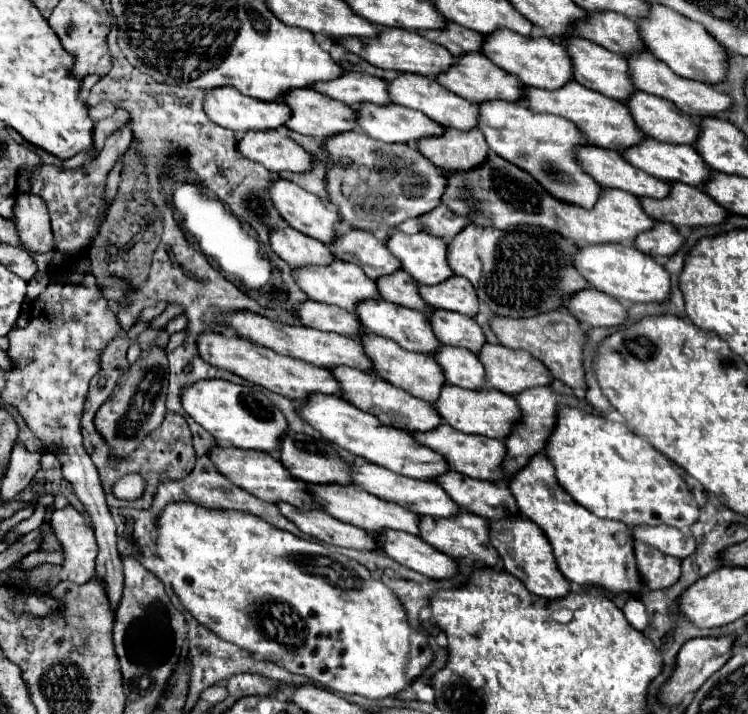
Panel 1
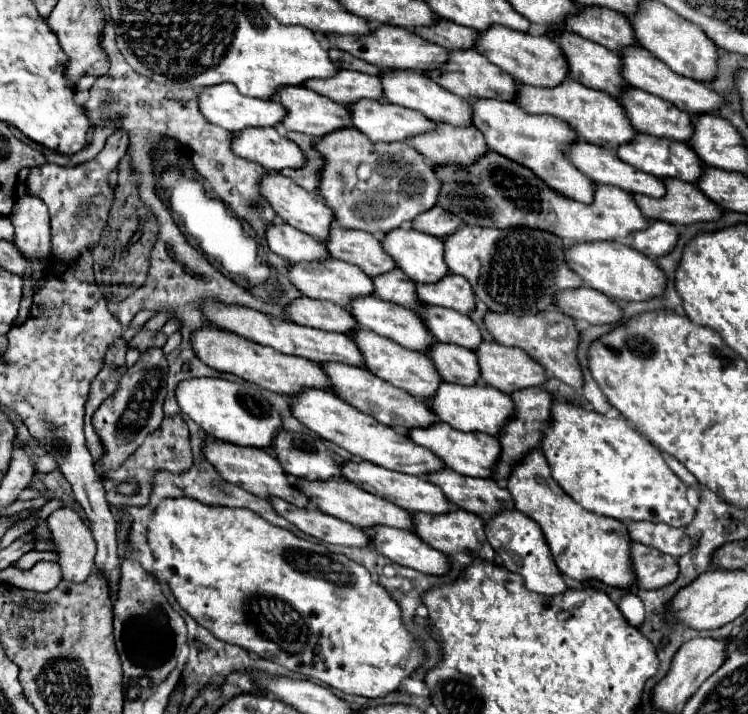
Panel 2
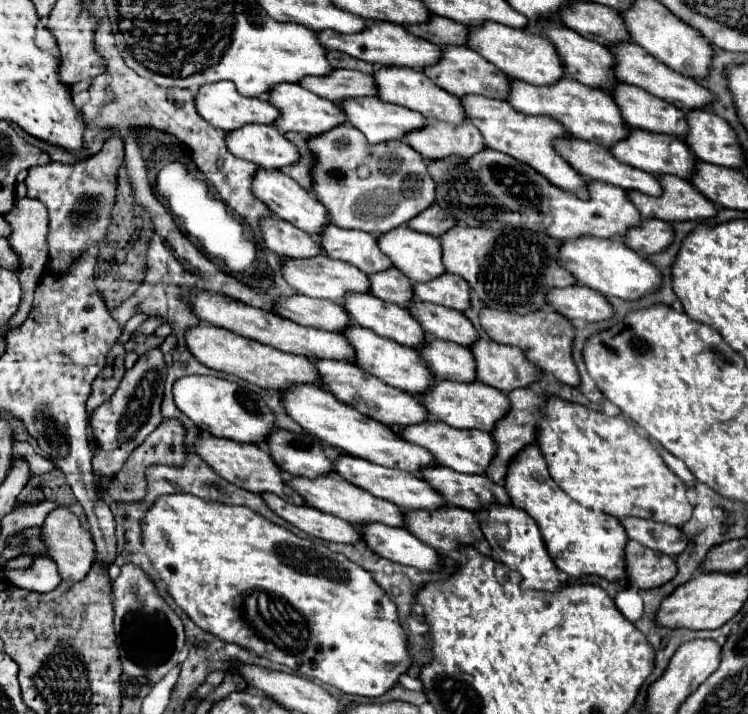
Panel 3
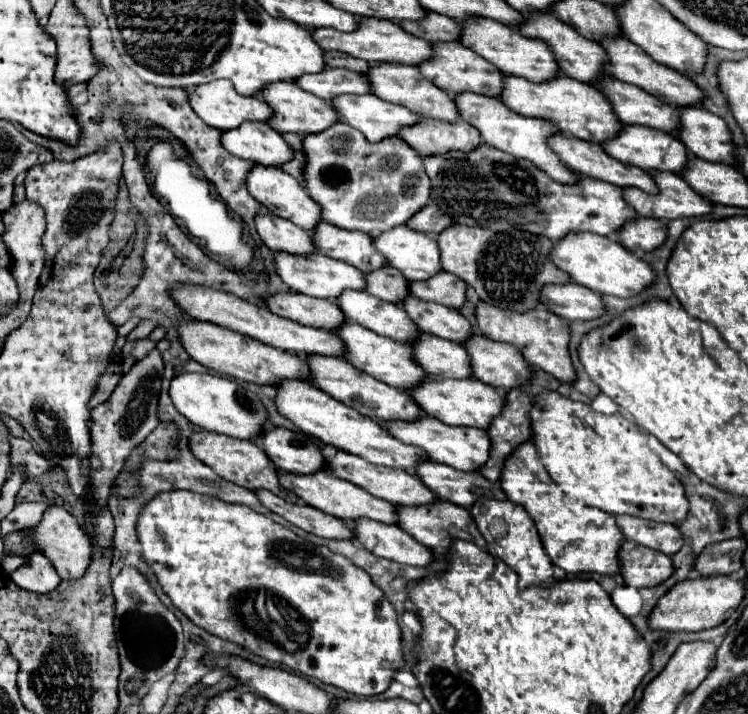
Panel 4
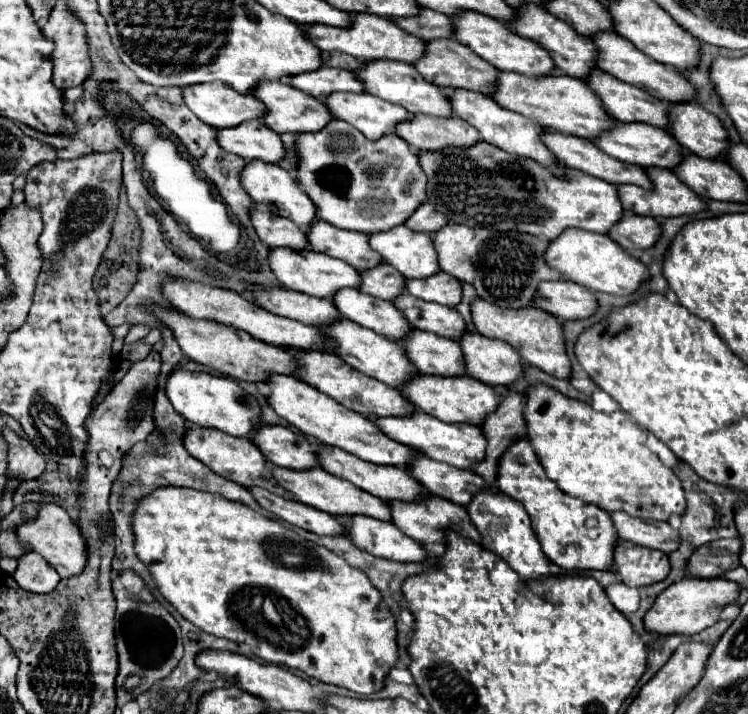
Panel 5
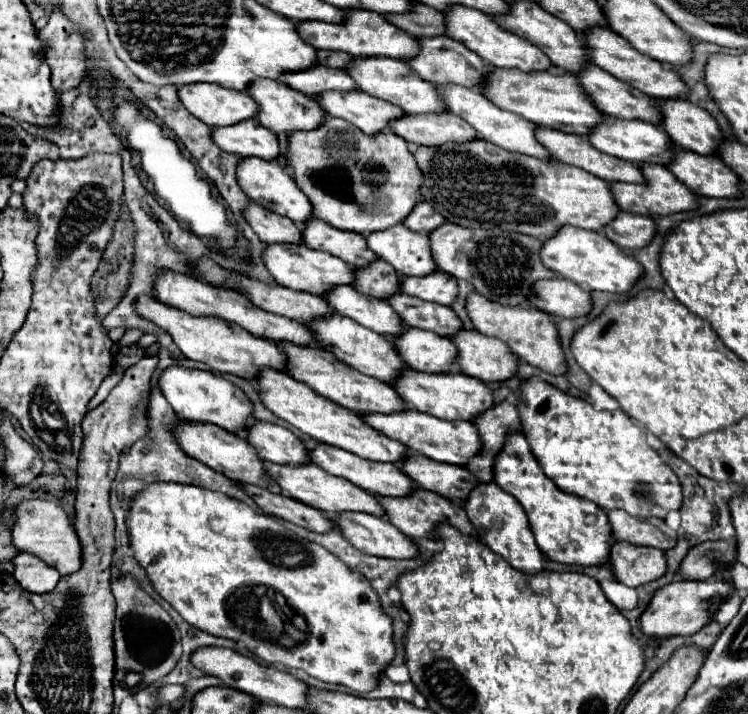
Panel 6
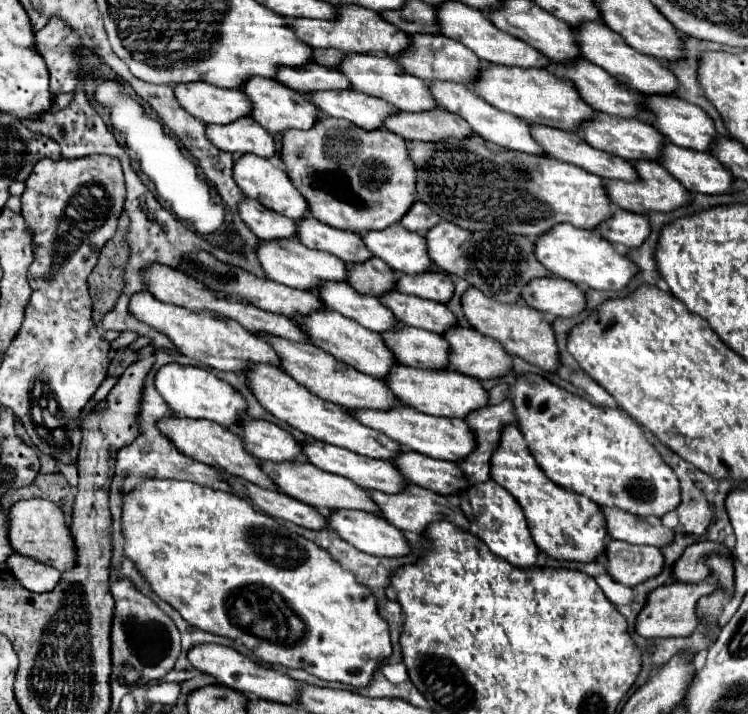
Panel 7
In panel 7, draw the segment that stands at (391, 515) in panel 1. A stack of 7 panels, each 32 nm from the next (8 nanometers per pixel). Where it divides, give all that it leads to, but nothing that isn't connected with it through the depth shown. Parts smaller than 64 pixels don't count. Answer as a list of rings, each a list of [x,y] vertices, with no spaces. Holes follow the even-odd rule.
[[[262,462],[262,470],[278,484],[278,488],[308,504],[314,508],[326,508],[330,512],[334,510],[364,510],[364,512],[372,512],[372,514],[380,514],[380,508],[376,506],[376,502],[370,498],[370,494],[366,490],[362,490],[360,486],[352,484],[350,480],[344,480],[342,476],[330,474],[320,470],[318,466],[310,464],[310,462],[300,462],[300,464],[272,464],[272,462]]]

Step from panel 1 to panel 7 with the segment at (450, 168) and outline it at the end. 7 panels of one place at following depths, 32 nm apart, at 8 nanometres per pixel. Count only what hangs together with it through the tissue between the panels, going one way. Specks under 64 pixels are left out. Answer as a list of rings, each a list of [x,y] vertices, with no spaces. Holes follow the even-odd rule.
[[[436,108],[432,112],[400,112],[400,116],[392,116],[388,124],[384,124],[390,132],[402,136],[404,140],[420,140],[420,142],[444,142],[448,138],[464,140],[474,134],[466,120],[460,116]]]

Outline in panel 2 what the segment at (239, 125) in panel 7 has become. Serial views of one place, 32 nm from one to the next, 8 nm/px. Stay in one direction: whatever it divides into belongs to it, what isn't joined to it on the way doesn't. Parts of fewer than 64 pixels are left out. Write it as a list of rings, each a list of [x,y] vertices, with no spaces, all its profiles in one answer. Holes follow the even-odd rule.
[[[248,128],[248,132],[242,132],[232,140],[232,150],[238,156],[258,162],[266,170],[274,172],[306,166],[306,156],[298,144],[288,140],[276,128]]]

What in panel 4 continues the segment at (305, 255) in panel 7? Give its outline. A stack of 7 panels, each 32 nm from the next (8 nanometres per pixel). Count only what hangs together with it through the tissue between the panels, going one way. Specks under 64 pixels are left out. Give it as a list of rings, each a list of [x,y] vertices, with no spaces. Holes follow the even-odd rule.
[[[276,254],[276,270],[280,278],[294,290],[306,296],[314,298],[328,298],[336,300],[344,290],[364,290],[366,288],[366,278],[364,272],[358,268],[342,262],[328,258],[324,254],[312,254],[312,256],[286,256],[286,254]]]

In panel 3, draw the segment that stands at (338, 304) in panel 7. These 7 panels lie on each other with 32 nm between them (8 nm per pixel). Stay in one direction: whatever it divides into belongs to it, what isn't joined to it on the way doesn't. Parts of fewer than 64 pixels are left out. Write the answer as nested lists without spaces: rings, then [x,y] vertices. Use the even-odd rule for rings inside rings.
[[[356,294],[348,296],[344,310],[350,314],[354,324],[370,328],[384,338],[414,350],[424,346],[426,332],[408,308],[384,302],[372,294]]]

